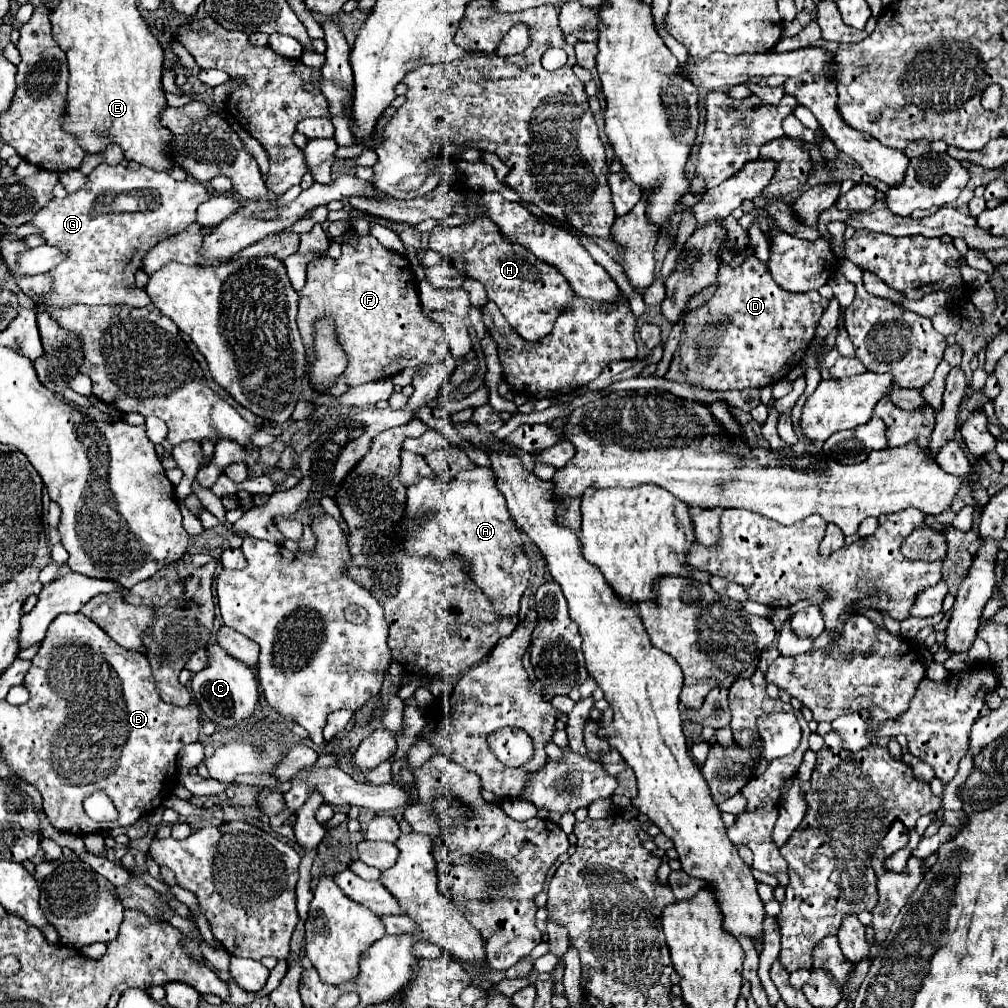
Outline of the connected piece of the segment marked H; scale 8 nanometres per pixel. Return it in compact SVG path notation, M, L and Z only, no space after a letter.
M475 219L465 227L433 231L429 237L429 249L441 253L459 273L465 273L465 277L483 283L489 301L499 307L509 325L527 341L545 337L553 329L559 309L573 297L567 279L555 267L543 263L525 247L507 243L489 219Z

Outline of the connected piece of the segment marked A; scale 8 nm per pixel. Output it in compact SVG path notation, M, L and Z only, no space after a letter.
M479 467L457 473L449 483L441 479L423 477L419 483L407 487L407 509L403 521L399 525L399 537L403 539L403 547L417 557L435 557L435 559L451 559L453 555L461 555L473 563L471 577L481 587L485 595L493 599L493 607L501 617L517 615L521 595L529 583L529 557L523 551L521 531L515 521L509 517L505 509L505 499L495 487L495 473L491 467Z

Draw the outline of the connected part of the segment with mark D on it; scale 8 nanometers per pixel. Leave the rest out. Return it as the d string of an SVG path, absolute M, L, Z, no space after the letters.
M757 257L745 259L739 267L721 263L717 281L719 289L715 291L715 295L701 309L689 311L685 315L681 343L675 351L675 357L665 377L711 391L743 391L751 387L767 387L787 377L787 373L803 361L809 343L815 335L819 317L823 309L829 305L829 301L823 299L817 291L811 291L807 295L795 295L779 289L777 283L771 279L771 273L767 271L767 265Z

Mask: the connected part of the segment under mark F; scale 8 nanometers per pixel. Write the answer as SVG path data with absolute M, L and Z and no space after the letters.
M371 235L359 237L359 241L355 245L349 241L343 241L339 259L319 257L307 265L307 283L301 291L301 303L299 303L299 315L297 315L297 327L301 333L303 345L305 345L305 379L307 381L311 381L311 367L315 363L315 353L313 353L315 323L325 317L333 319L337 343L343 347L343 351L347 355L347 371L343 375L339 375L335 385L325 389L331 395L341 395L355 385L393 377L395 373L403 371L405 367L441 361L447 355L443 329L439 325L435 325L433 321L425 319L422 313L417 281L413 277L409 259L405 255L385 249Z

